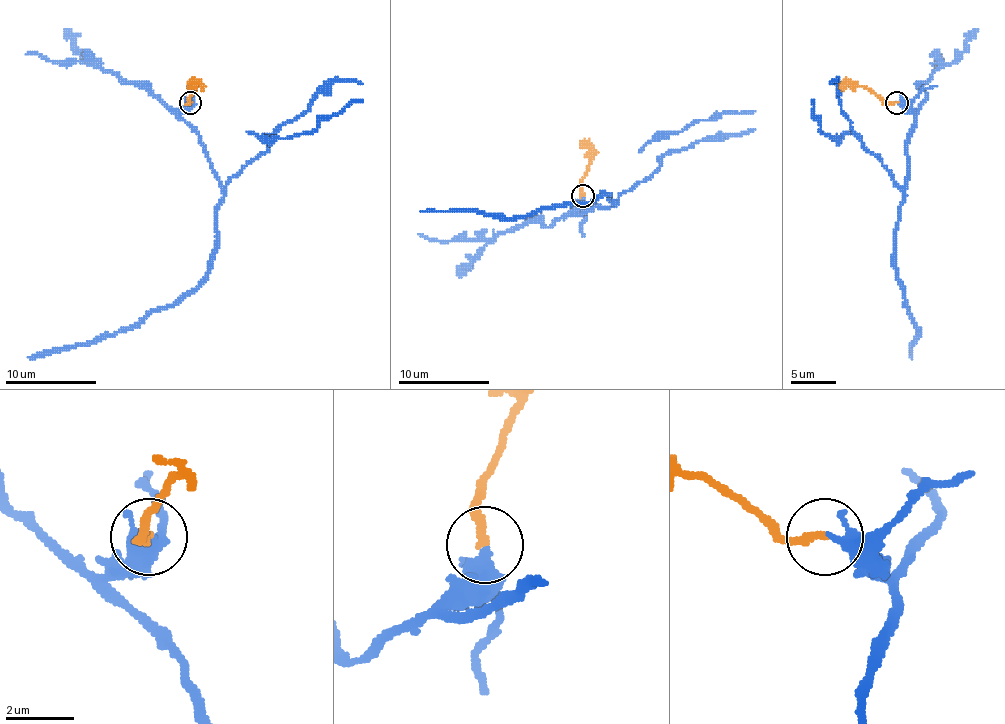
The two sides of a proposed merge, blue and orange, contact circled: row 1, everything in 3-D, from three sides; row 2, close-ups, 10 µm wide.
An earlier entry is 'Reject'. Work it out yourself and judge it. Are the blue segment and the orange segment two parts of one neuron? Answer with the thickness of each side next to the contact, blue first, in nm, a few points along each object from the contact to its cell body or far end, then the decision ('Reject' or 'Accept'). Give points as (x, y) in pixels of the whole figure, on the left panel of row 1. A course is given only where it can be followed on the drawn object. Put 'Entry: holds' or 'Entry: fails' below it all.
Thickness 340 nm (blue) against 220 nm. Course of blue: (189, 102), (180, 118), (199, 136), (224, 195), (210, 273), (171, 305), (148, 311), (128, 327), (28, 357). Course of orange: (189, 102), (199, 86), (196, 84), (187, 88). Accept
Entry: fails

